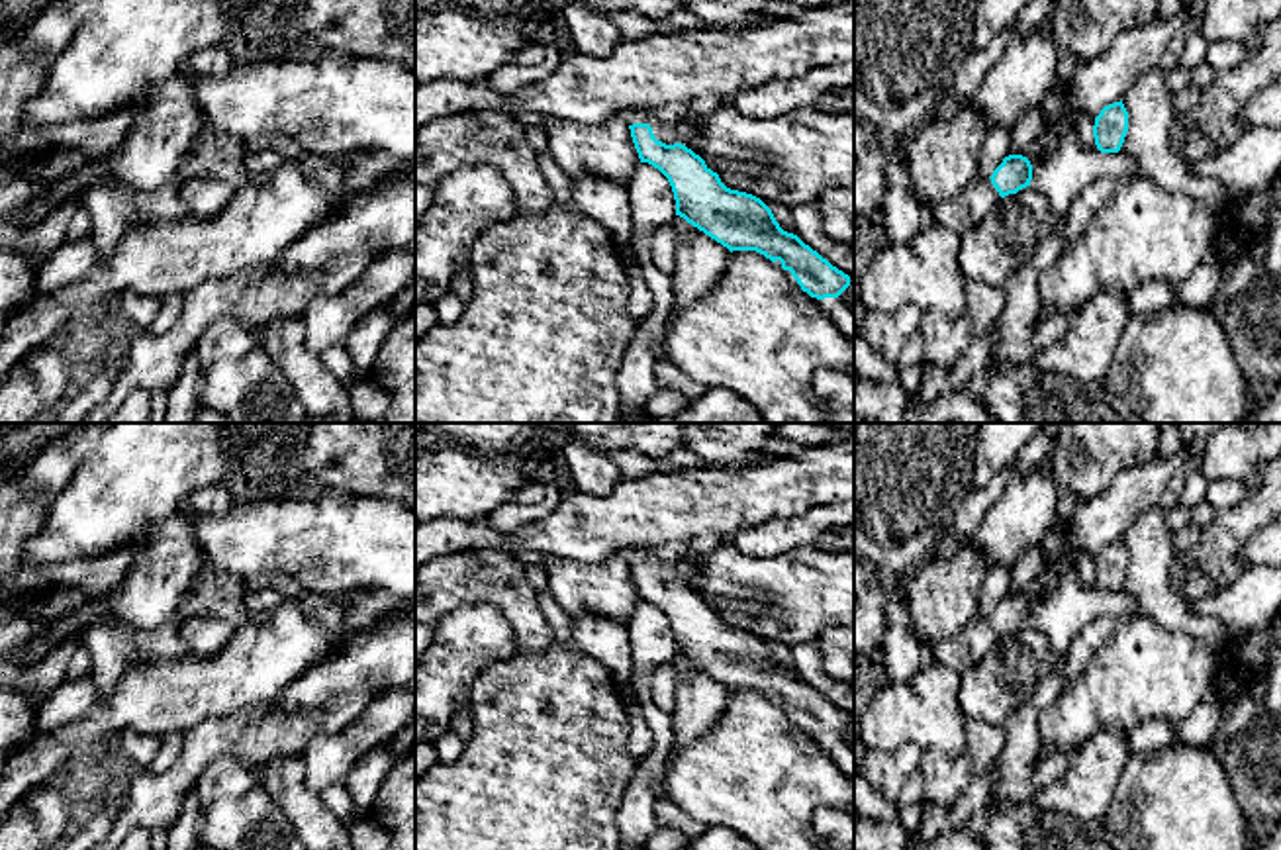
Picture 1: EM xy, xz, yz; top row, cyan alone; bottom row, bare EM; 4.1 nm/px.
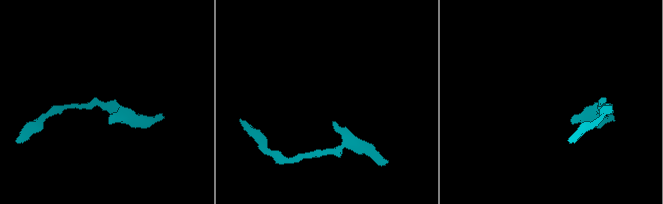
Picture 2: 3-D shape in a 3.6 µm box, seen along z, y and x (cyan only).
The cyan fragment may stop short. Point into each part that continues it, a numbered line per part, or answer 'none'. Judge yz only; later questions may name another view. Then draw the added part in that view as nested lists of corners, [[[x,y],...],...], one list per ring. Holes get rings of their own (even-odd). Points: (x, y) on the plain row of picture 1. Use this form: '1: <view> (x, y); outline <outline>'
1: yz (970, 645); outline [[[977,615],[954,638],[942,642],[926,642],[926,658],[956,672],[964,672],[977,664],[1001,638],[989,615]]]

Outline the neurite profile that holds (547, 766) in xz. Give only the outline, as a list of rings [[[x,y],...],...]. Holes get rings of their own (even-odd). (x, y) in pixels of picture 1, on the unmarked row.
[[[554,642],[546,652],[492,662],[470,687],[472,736],[454,764],[435,764],[415,781],[415,850],[619,850],[617,811],[635,776],[627,748],[629,717],[607,668],[576,644]]]

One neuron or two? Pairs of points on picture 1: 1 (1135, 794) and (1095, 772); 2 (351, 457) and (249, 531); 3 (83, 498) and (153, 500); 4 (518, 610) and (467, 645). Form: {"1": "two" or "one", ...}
{"1": "two", "2": "two", "3": "one", "4": "two"}

